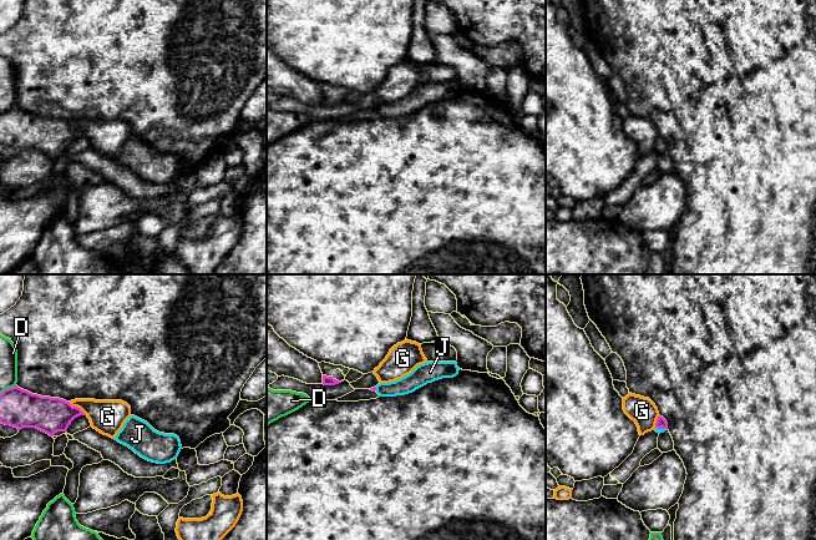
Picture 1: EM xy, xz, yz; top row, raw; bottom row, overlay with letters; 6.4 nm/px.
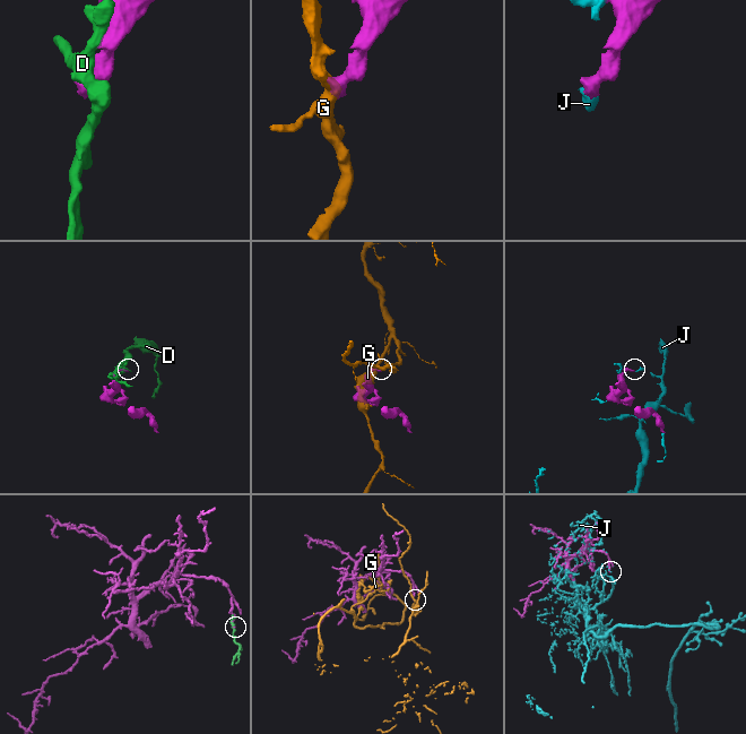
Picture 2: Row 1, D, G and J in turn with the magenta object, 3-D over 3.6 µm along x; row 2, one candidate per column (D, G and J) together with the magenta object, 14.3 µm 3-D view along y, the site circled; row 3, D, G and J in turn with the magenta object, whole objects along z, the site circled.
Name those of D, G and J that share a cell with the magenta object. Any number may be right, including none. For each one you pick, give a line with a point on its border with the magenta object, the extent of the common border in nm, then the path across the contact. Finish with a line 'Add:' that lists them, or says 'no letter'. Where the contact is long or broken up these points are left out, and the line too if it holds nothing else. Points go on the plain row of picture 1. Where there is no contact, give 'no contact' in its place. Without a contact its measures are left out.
J: meets magenta in yz at (660, 149); contact 70 nm long
Add: J

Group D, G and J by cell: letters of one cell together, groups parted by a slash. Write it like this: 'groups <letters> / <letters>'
groups D / G / J

